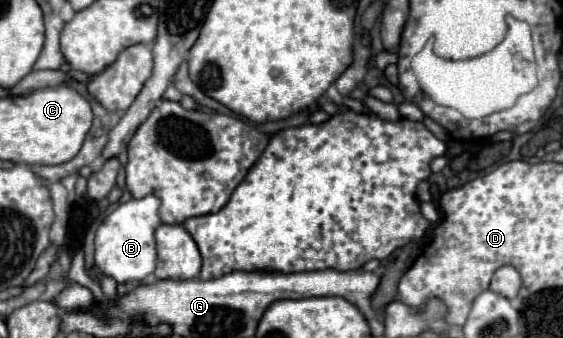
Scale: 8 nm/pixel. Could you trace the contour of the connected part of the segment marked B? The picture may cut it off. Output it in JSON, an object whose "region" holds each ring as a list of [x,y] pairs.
{"region":[[[155,195],[143,199],[129,199],[119,203],[97,227],[95,235],[95,265],[103,275],[113,277],[117,283],[141,283],[157,265],[155,251],[155,229],[161,225],[159,219],[161,201]]]}

